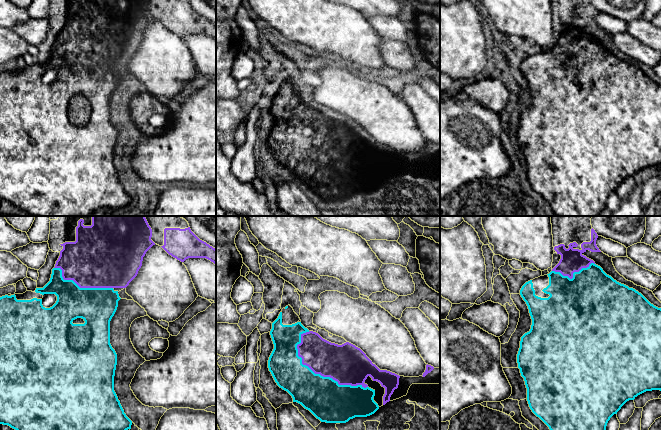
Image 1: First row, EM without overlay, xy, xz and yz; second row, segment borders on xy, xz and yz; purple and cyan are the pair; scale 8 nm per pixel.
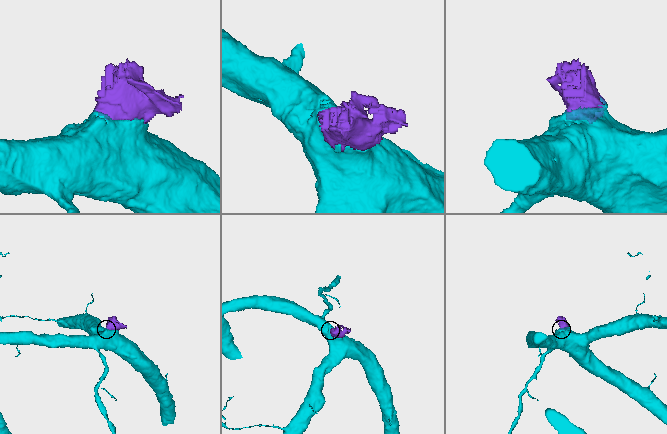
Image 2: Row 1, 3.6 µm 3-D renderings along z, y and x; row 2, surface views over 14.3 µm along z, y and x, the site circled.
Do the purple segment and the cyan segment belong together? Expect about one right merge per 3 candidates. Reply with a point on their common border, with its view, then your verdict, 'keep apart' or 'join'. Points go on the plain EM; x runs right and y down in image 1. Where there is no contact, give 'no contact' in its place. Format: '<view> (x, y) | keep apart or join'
xz (320, 150) | join

